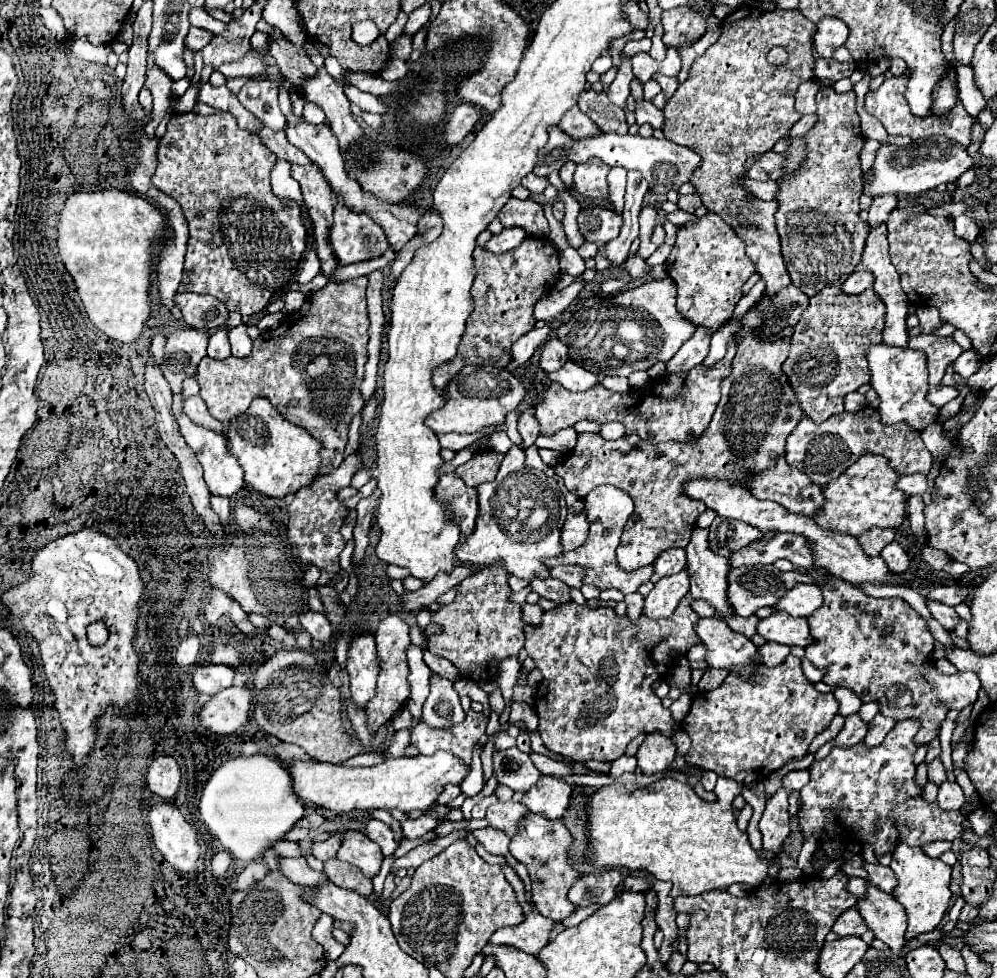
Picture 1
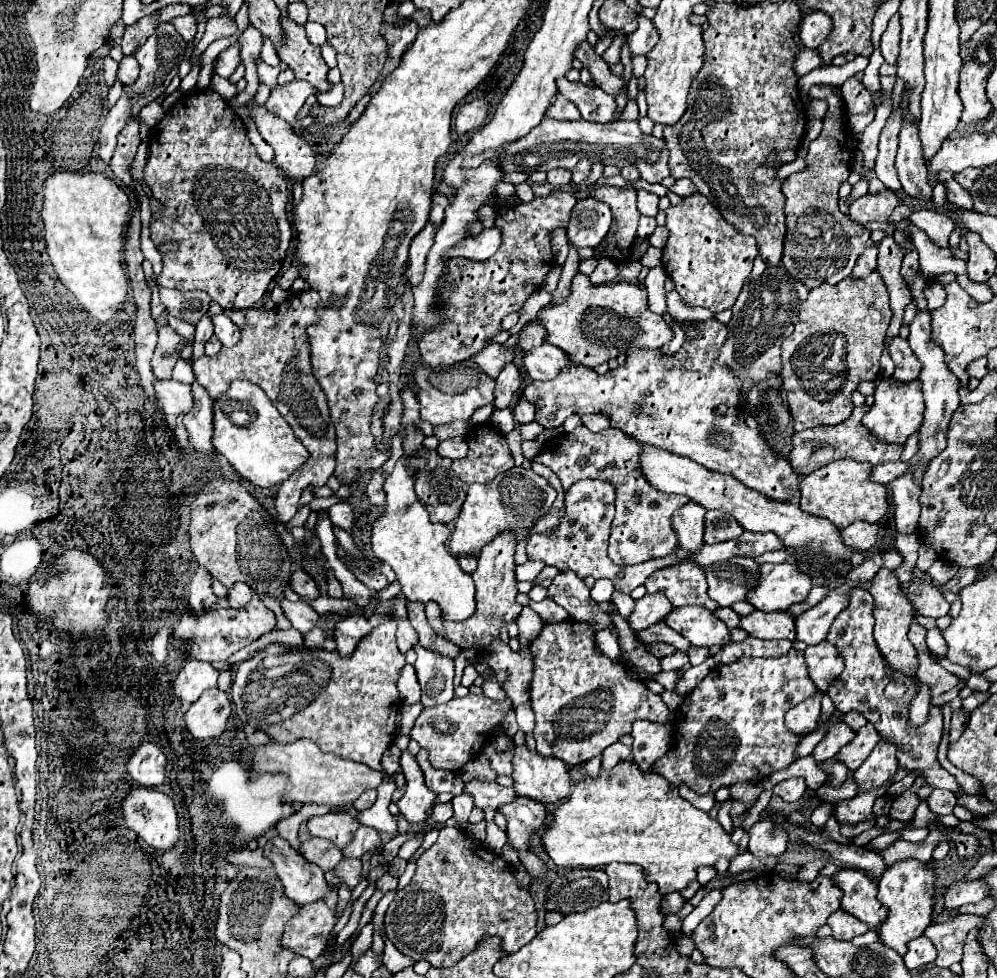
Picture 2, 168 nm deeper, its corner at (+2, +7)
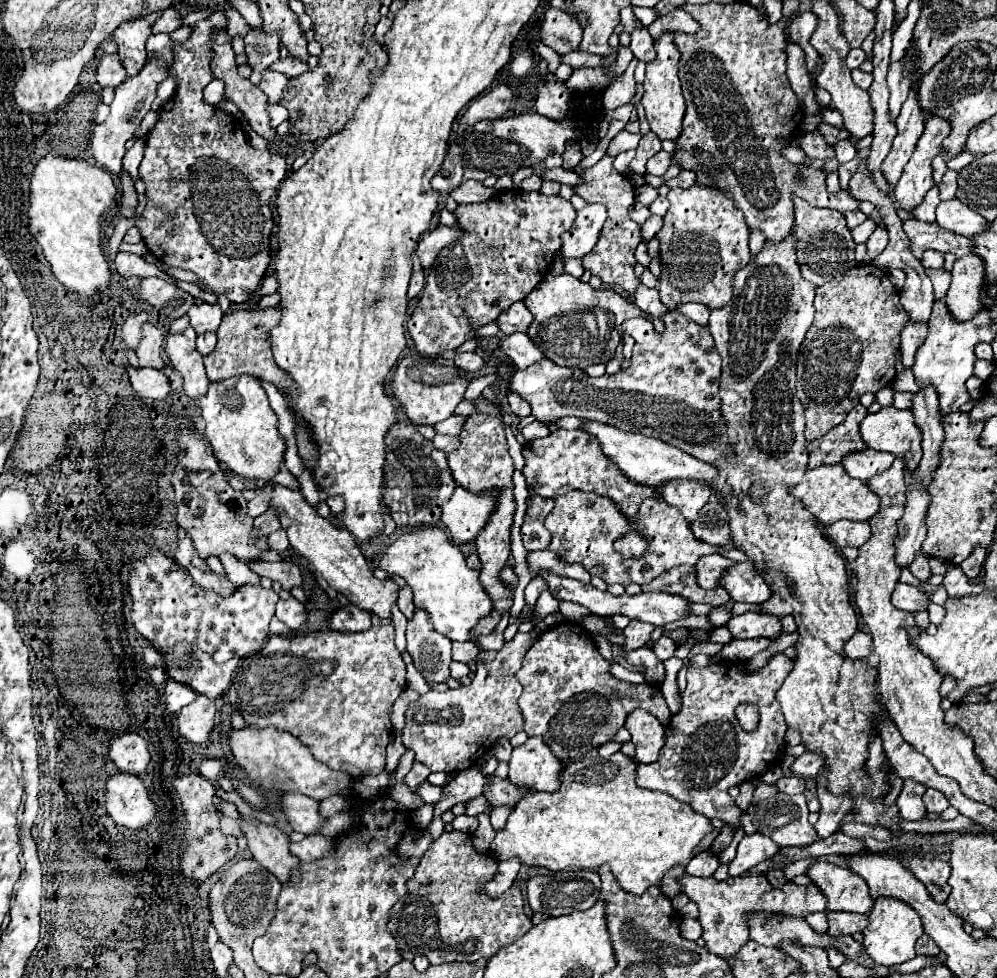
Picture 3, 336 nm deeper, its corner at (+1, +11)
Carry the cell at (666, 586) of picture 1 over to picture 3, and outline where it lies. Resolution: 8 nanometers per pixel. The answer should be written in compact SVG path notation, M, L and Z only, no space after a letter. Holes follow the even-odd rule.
M631 620L629 626L623 630L623 634L625 634L625 650L641 648L651 638L653 630L655 630L653 624L645 624L643 620Z

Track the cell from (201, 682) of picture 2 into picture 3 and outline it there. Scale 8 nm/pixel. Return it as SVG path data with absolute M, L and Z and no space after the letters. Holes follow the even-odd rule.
M169 680L165 684L165 702L167 702L169 712L179 712L183 706L191 704L195 698L197 694L187 684L181 684L175 680Z

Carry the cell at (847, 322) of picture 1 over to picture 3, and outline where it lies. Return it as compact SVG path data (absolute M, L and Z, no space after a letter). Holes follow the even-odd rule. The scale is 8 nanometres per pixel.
M863 264L863 266L855 266L853 270L845 272L843 280L841 282L829 282L825 286L819 286L817 288L817 294L815 294L815 322L811 324L801 348L799 348L799 358L797 358L797 394L799 394L799 400L805 408L805 418L807 418L807 426L805 426L805 438L811 442L815 440L817 436L823 436L827 434L833 426L841 424L845 420L845 416L849 414L849 410L859 402L861 394L865 392L877 392L889 384L893 384L895 380L895 354L897 354L897 348L899 348L899 334L901 330L905 328L905 324L909 322L909 316L905 312L905 308L901 308L901 302L899 302L899 290L895 290L895 286L891 284L889 280L889 274L887 270L879 270L877 266L873 264Z

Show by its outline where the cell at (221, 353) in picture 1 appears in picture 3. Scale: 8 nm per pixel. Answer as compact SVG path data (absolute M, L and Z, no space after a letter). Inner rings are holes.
M205 332L205 334L199 334L199 336L197 336L197 350L199 350L203 356L211 354L213 348L215 348L215 344L217 344L217 336L211 334L211 332Z

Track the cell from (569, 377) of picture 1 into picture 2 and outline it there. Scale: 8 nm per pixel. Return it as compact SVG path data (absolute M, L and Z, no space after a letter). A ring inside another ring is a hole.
M546 342L532 348L530 352L524 352L522 362L526 374L532 380L552 380L552 376L556 376L560 368L570 364L570 360L564 356L564 352L560 352L560 348Z

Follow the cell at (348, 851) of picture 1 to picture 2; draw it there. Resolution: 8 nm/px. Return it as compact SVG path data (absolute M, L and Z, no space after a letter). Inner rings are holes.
M344 812L344 814L312 816L306 820L306 826L308 826L310 836L332 840L338 848L344 848L352 840L352 836L360 824L356 824L356 818L352 818L348 812Z

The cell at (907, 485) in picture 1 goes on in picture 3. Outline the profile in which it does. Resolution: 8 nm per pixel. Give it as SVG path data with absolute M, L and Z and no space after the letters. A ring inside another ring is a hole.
M863 450L863 452L853 452L847 456L841 464L847 470L849 476L857 480L869 480L869 476L877 476L877 472L885 472L893 464L895 456L891 452L877 452L877 450Z

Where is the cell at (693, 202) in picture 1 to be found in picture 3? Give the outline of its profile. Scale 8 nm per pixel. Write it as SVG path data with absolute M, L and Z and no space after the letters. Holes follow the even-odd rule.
M681 170L679 176L671 178L665 182L669 188L691 188L695 184L695 172L691 170Z

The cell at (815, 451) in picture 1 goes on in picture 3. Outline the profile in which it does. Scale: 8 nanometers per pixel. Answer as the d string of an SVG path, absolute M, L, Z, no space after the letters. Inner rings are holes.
M857 404L837 428L831 428L825 436L809 442L809 468L817 468L823 464L839 464L845 456L849 456L849 452L865 450L865 442L859 434L859 424L865 416L867 408Z

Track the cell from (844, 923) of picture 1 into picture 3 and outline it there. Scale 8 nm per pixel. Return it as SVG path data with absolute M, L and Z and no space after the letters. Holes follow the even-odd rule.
M827 912L829 930L831 936L851 936L855 932L863 932L869 924L865 914L851 914L851 912Z

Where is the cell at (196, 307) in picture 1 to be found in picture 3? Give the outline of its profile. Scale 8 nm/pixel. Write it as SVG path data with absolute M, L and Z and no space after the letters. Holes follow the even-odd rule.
M145 278L141 282L139 296L169 318L185 316L187 310L195 304L195 298L191 294L161 278Z

